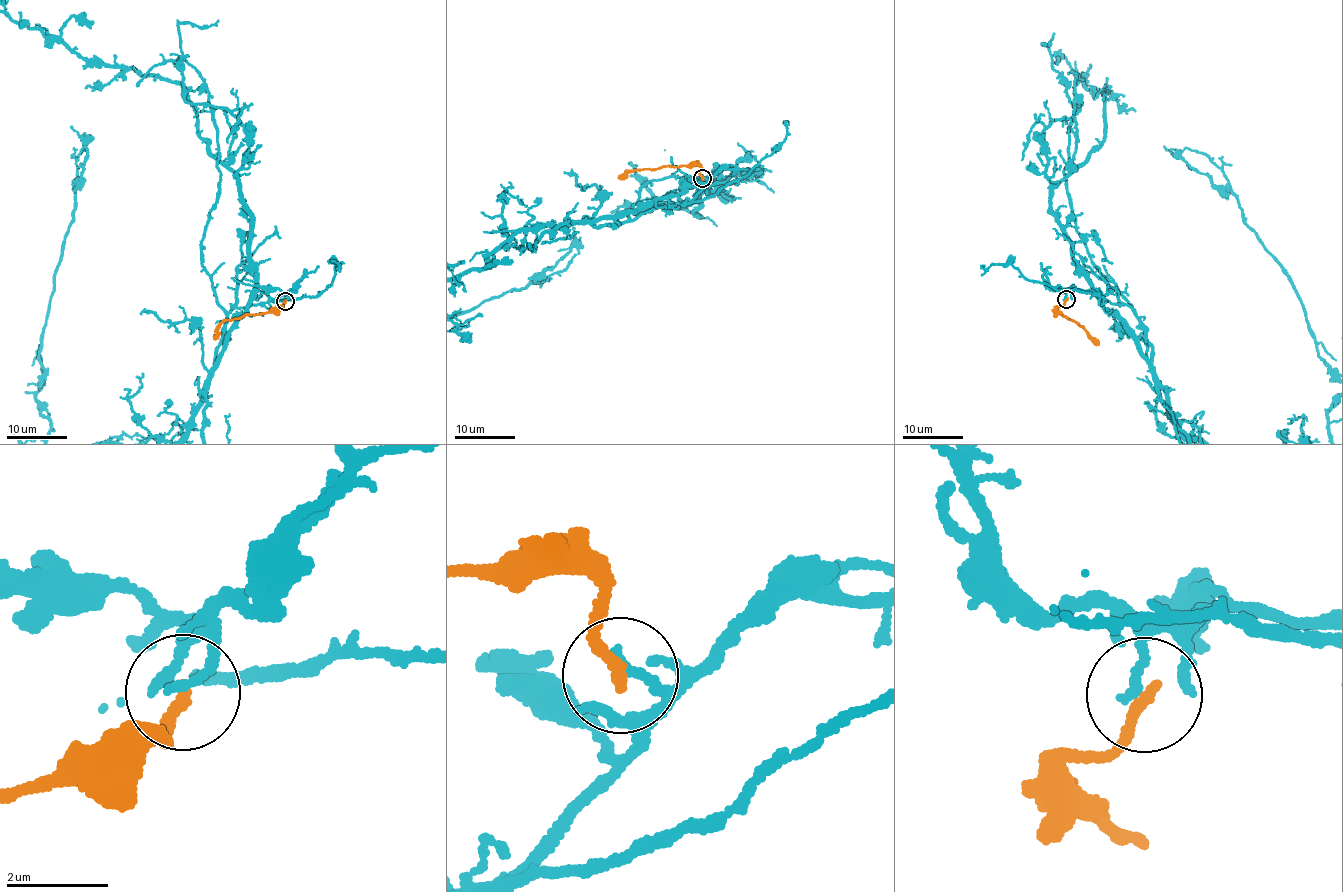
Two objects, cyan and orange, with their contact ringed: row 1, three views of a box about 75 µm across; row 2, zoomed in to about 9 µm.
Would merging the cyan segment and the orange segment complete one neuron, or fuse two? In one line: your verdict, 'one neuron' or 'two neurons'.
two neurons

